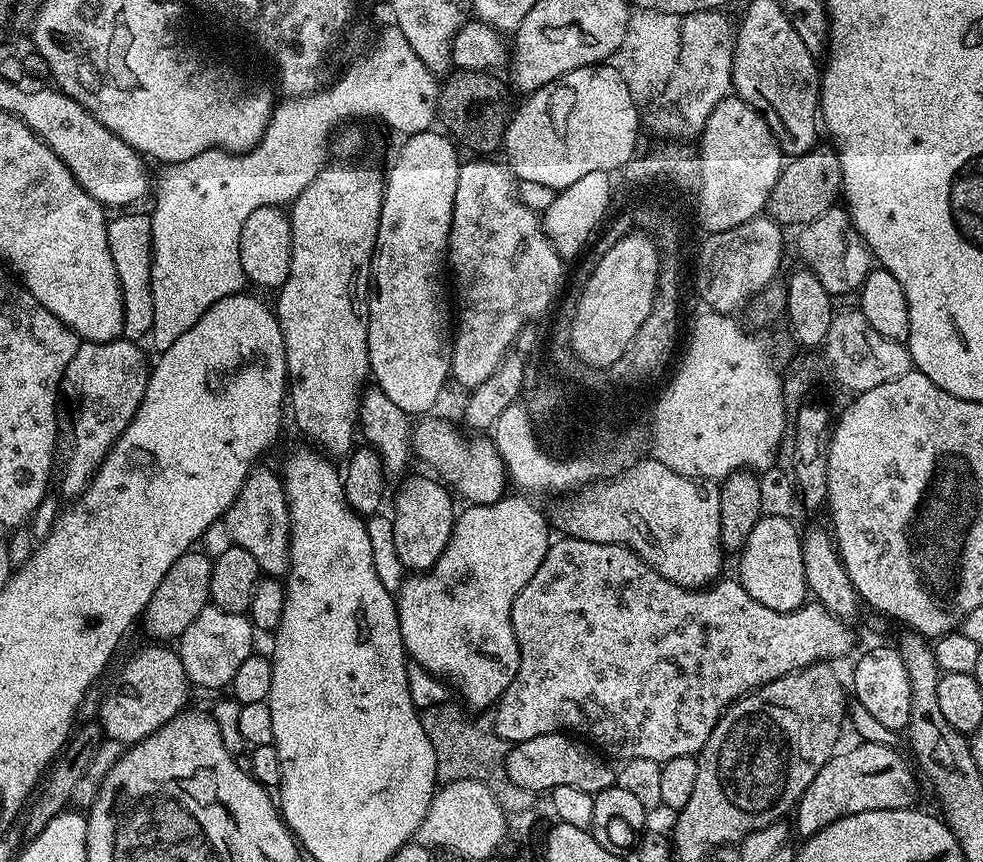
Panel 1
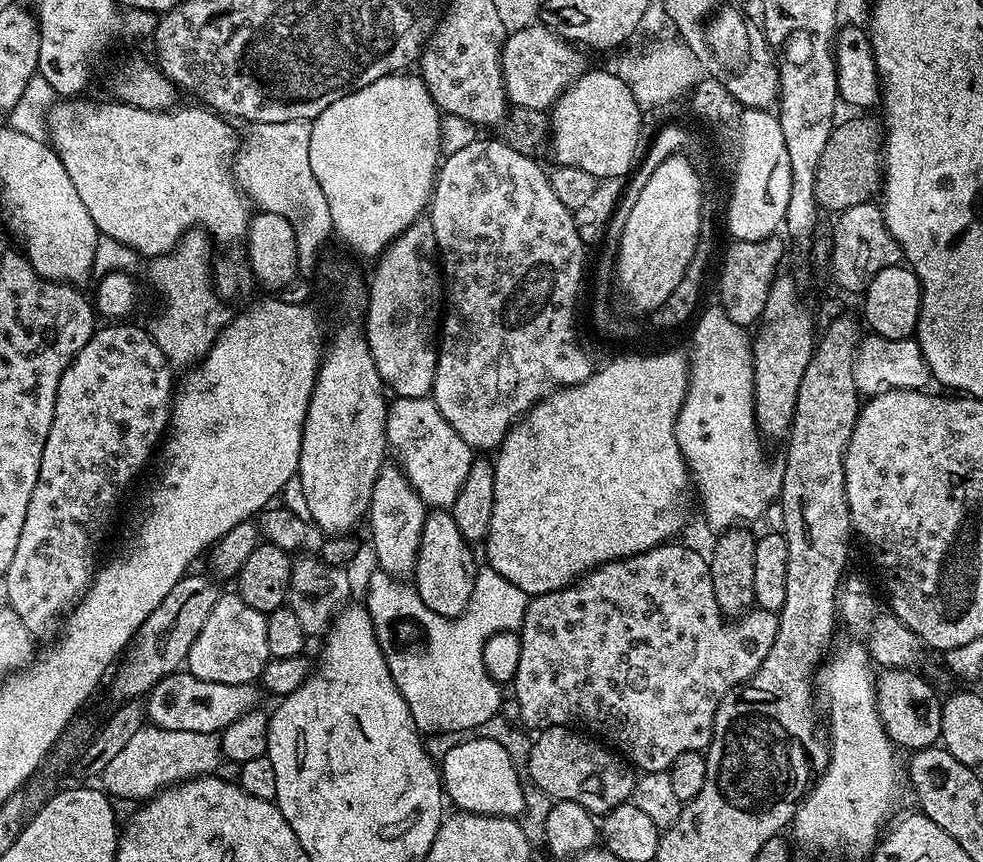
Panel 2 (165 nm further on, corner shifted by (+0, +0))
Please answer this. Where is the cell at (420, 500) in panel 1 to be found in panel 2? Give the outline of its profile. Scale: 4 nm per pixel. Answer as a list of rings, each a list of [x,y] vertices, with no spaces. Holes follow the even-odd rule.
[[[432,510],[427,513],[418,546],[414,587],[422,602],[426,602],[434,614],[455,618],[466,610],[470,594],[474,594],[478,571],[472,548],[473,545],[462,534],[462,530],[458,530],[458,522],[454,522],[451,511]]]

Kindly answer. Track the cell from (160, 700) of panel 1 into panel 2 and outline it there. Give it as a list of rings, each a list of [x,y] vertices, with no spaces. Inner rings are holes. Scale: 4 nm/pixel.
[[[187,670],[171,672],[166,678],[156,683],[146,695],[146,716],[155,727],[162,730],[190,730],[191,732],[219,733],[234,718],[253,711],[260,700],[261,693],[256,693],[257,685],[223,684],[199,680]]]

